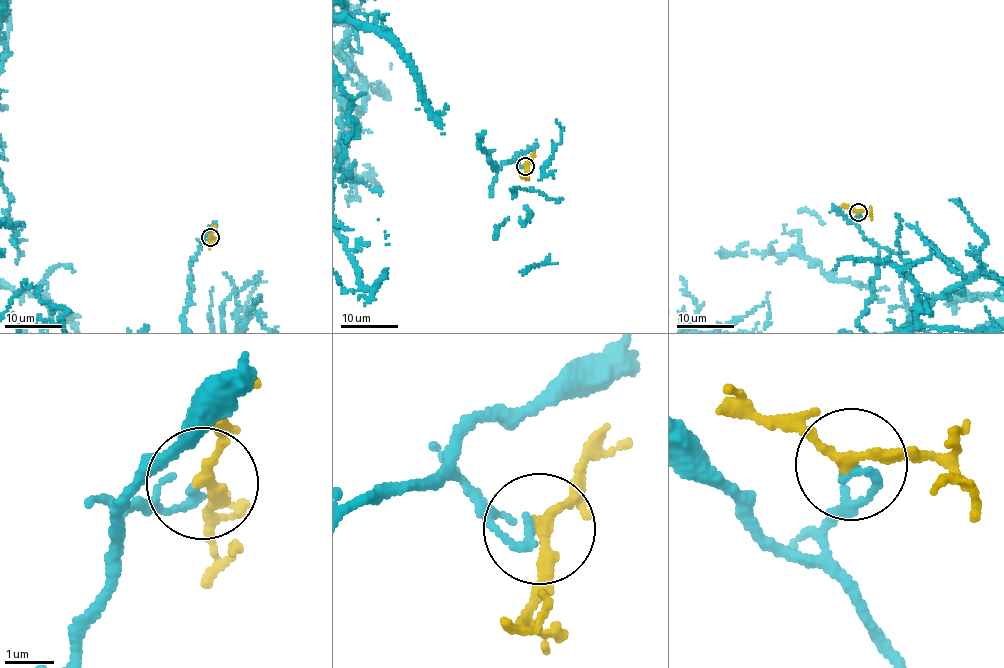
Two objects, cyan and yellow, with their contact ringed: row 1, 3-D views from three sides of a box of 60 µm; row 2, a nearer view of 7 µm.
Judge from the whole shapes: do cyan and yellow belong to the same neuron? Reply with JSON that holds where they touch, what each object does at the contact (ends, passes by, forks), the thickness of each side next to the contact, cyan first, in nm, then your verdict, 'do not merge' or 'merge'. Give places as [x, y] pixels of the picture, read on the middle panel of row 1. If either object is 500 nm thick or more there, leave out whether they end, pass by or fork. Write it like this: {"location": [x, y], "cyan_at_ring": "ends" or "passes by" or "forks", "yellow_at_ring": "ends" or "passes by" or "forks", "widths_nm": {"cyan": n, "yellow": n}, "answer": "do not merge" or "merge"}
{"location": [525, 166], "cyan_at_ring": "ends", "yellow_at_ring": "passes by", "widths_nm": {"cyan": 160, "yellow": 200}, "answer": "do not merge"}

